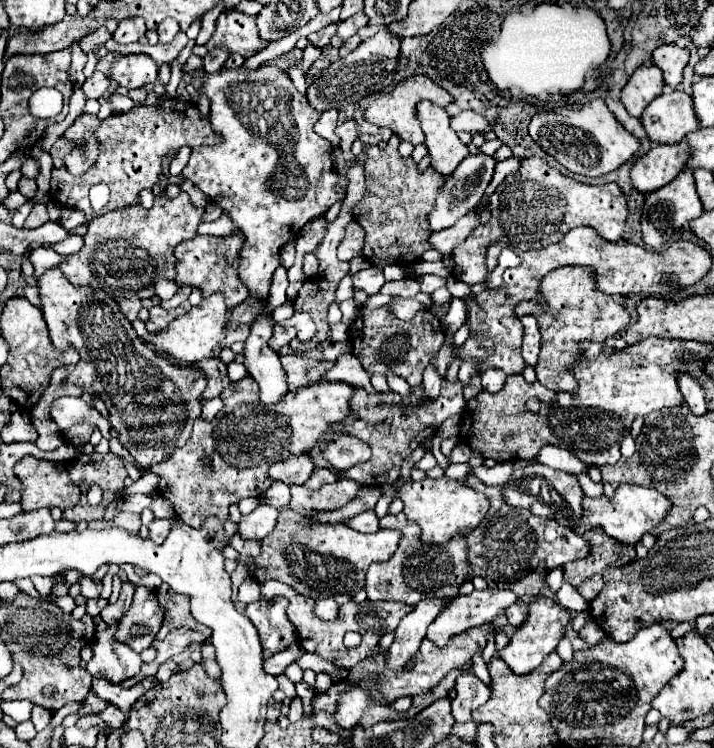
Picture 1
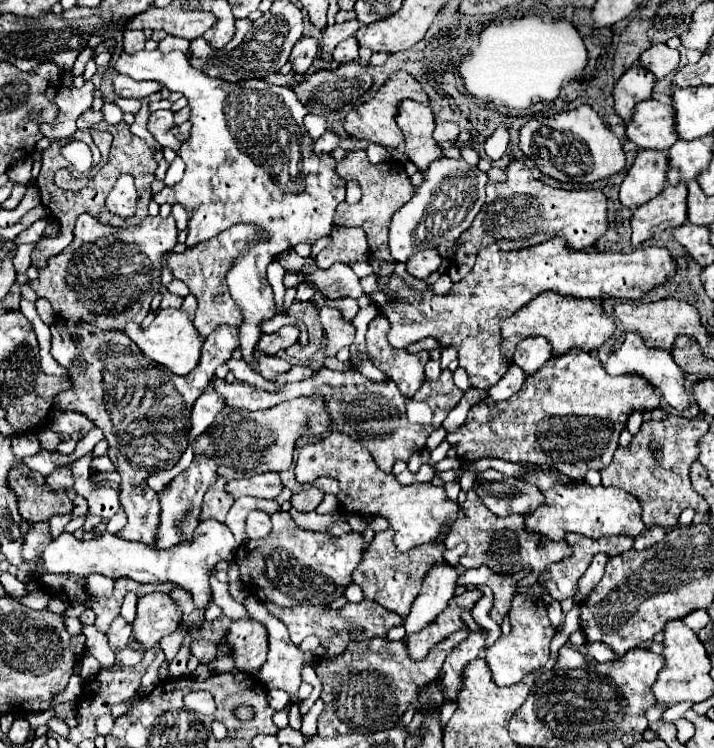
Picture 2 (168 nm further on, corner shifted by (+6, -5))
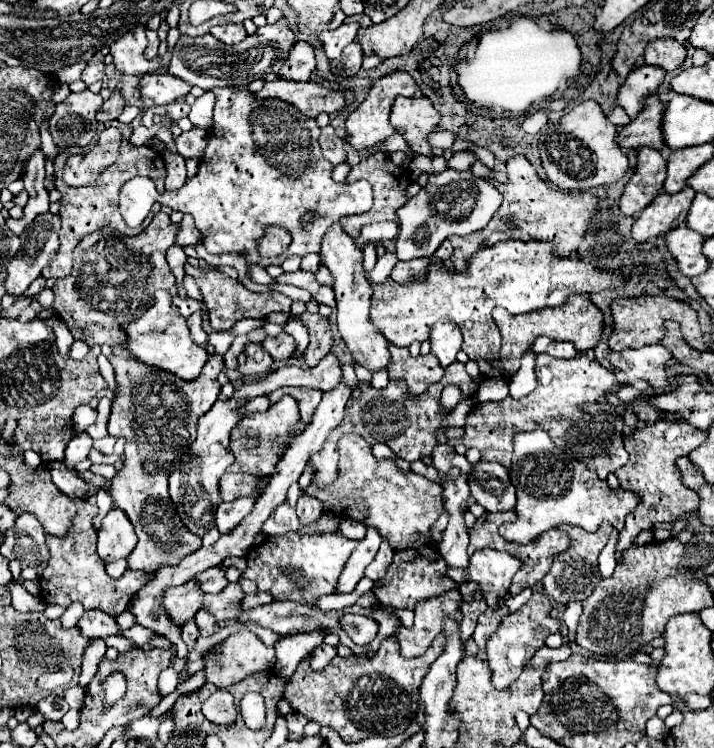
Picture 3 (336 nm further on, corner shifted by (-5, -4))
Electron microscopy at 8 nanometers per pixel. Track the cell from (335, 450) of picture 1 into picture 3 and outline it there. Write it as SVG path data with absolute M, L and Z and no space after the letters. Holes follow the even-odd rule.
M344 435L340 441L352 441L352 449L340 451L338 479L326 489L310 485L304 493L318 497L326 511L376 527L394 549L418 549L430 543L430 529L444 511L442 485L416 473L402 473L392 459L376 459L372 445L358 435Z

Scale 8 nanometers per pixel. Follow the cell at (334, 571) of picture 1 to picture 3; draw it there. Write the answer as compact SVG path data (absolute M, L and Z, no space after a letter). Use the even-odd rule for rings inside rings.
M286 533L280 537L268 537L246 555L248 569L244 571L244 577L252 579L258 585L258 591L268 591L276 601L288 599L296 603L316 603L318 597L336 593L338 577L356 545L358 541L346 539L338 533Z

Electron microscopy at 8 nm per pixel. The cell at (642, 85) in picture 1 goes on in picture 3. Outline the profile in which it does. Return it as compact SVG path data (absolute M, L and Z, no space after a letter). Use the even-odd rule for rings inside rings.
M650 65L634 67L618 91L618 105L626 111L630 119L634 119L644 109L646 97L658 93L662 81L664 81L662 69Z

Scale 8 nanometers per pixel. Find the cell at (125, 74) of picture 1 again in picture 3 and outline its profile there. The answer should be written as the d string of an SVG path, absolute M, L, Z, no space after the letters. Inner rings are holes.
M142 75L138 93L150 97L158 105L168 105L190 91L190 85L174 75Z

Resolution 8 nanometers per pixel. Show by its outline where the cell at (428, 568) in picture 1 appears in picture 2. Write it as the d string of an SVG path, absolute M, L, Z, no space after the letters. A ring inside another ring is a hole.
M387 528L385 532L375 534L361 564L353 572L353 582L363 588L365 598L373 598L377 604L381 604L387 610L405 618L409 614L419 590L421 590L423 578L429 572L429 568L435 562L443 562L443 552L445 552L445 546L441 542L421 544L409 552L399 552L393 546L393 530Z

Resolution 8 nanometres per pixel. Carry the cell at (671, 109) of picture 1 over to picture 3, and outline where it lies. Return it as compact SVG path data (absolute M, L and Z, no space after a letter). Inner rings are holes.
M650 95L644 101L644 109L640 111L640 115L620 129L616 139L618 145L628 149L652 147L658 151L666 151L668 145L664 141L662 119L664 119L664 103L660 103L658 95Z

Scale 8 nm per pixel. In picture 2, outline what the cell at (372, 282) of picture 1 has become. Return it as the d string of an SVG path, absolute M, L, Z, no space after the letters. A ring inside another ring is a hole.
M307 264L299 270L287 270L291 274L297 274L301 282L311 284L317 292L325 294L327 298L363 298L365 292L361 290L359 278L347 264L333 264L329 270L317 268L317 264Z

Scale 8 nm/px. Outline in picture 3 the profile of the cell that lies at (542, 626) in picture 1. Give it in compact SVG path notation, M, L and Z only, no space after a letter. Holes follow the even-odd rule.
M534 591L530 601L524 603L516 613L510 613L502 619L498 631L488 639L486 645L486 659L492 669L492 683L496 689L506 689L512 685L520 673L524 671L524 665L532 659L532 655L544 647L544 641L548 635L560 631L560 621L550 615L552 601L546 593Z

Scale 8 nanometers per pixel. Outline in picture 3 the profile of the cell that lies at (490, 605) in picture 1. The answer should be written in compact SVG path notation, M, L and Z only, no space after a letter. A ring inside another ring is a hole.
M452 589L440 597L432 597L426 601L420 601L414 609L416 621L412 629L398 629L396 637L400 641L400 653L402 657L420 657L432 639L444 631L444 617L456 617L462 619L460 613L460 601L462 595L458 589Z

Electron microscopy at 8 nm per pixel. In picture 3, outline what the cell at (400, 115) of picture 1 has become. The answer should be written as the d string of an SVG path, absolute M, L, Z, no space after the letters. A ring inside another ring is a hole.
M396 71L396 73L390 73L390 75L382 77L382 79L378 79L374 83L372 91L368 93L368 97L346 119L348 143L354 149L370 149L370 147L382 145L382 141L386 141L390 135L396 135L396 129L392 129L392 125L388 123L388 113L392 111L392 101L396 97L400 97L400 95L414 97L418 91L420 91L420 87L412 79L412 75L406 73L406 71Z

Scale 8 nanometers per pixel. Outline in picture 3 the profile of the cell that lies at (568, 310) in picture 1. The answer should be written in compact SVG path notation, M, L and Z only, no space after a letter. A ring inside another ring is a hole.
M578 295L578 303L568 303L562 307L546 307L538 309L526 315L510 315L506 309L496 307L494 309L494 321L502 331L502 349L500 349L500 359L502 359L502 369L504 377L516 375L520 369L520 359L526 353L526 349L532 345L532 341L538 335L546 335L554 341L570 341L578 351L588 351L594 349L600 343L602 329L604 329L604 315L602 311L586 297Z

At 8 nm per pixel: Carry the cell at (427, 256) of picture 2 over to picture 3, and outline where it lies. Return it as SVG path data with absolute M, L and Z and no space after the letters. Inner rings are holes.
M412 259L412 261L400 261L396 269L392 271L392 279L398 283L408 283L408 281L426 281L430 267L430 259Z

